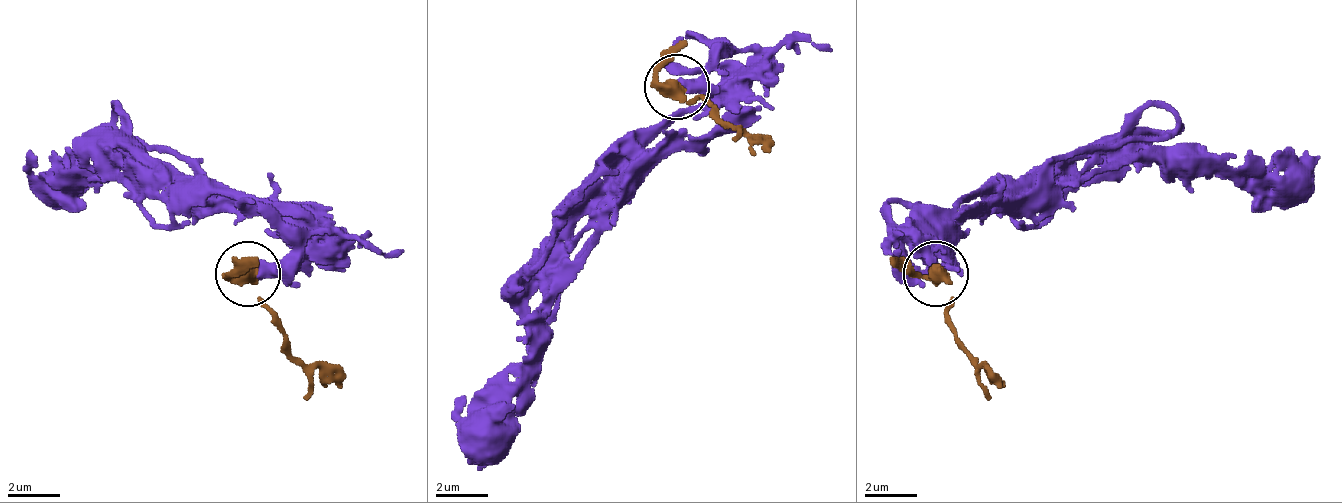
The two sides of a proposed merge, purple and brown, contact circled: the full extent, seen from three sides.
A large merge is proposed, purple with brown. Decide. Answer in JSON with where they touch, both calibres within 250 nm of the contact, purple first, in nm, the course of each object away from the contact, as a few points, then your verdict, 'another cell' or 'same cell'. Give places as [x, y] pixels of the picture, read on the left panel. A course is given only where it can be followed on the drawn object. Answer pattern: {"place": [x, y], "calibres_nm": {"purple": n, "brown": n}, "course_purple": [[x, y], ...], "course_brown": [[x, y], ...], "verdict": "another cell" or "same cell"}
{"place": [248, 273], "calibres_nm": {"purple": 400, "brown": 400}, "course_purple": [[249, 275], [301, 249], [321, 229], [223, 190], [184, 190], [139, 158], [93, 171], [41, 177]], "course_brown": [[249, 275], [256, 281], [282, 346], [347, 379]], "verdict": "same cell"}

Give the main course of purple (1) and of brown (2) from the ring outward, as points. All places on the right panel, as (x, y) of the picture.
1: (934, 275), (902, 249), (908, 229), (993, 190), (1064, 190), (1136, 158), (1168, 164), (1311, 177)
2: (934, 275), (954, 281), (947, 327), (960, 346), (993, 379)

